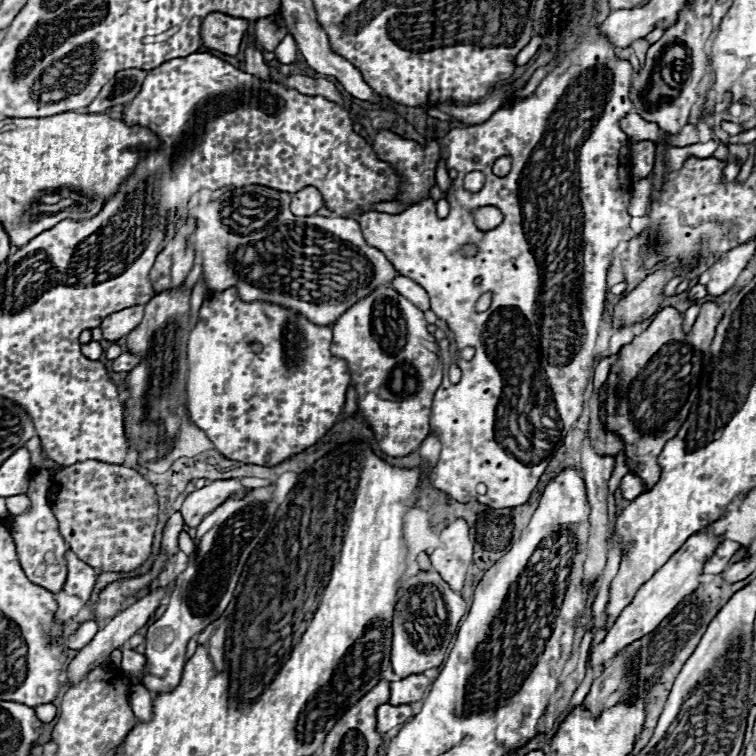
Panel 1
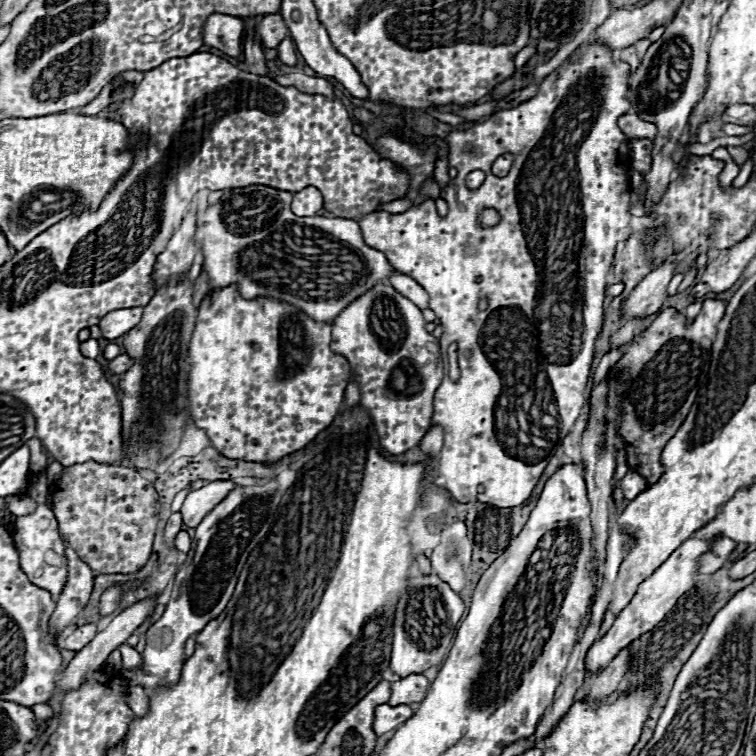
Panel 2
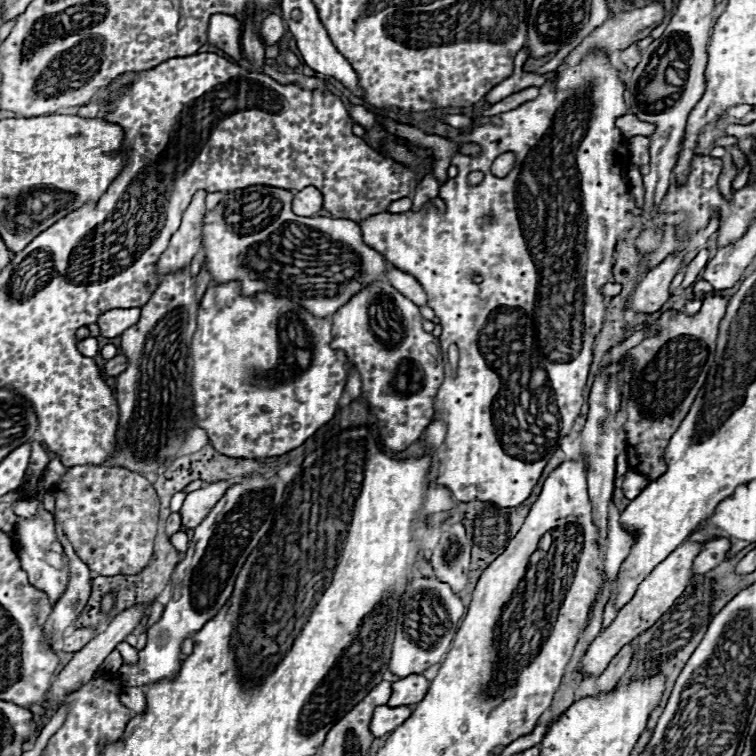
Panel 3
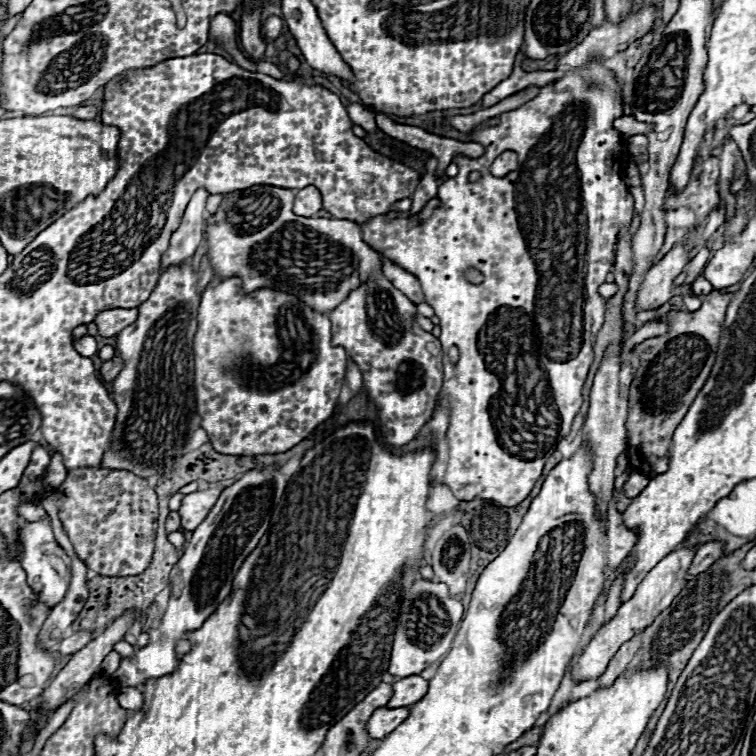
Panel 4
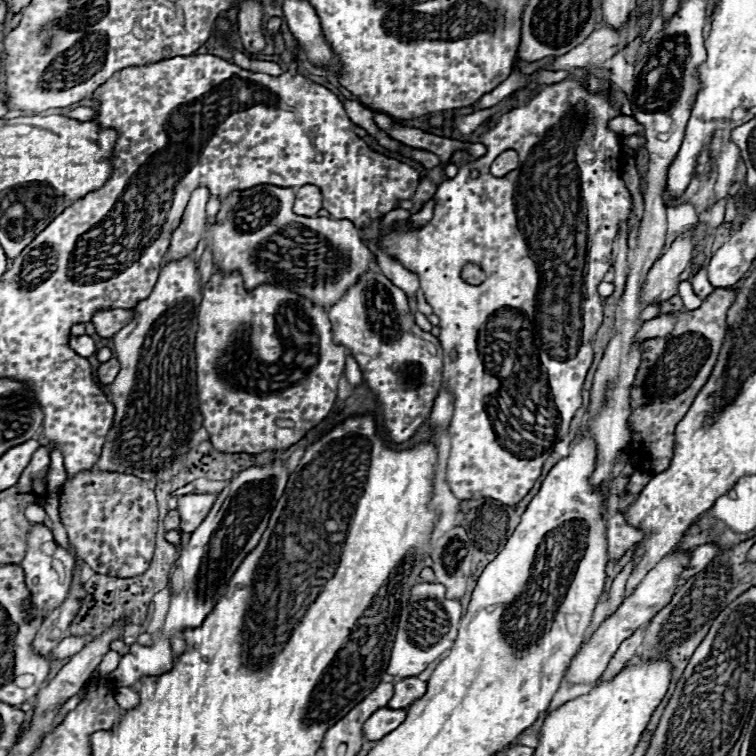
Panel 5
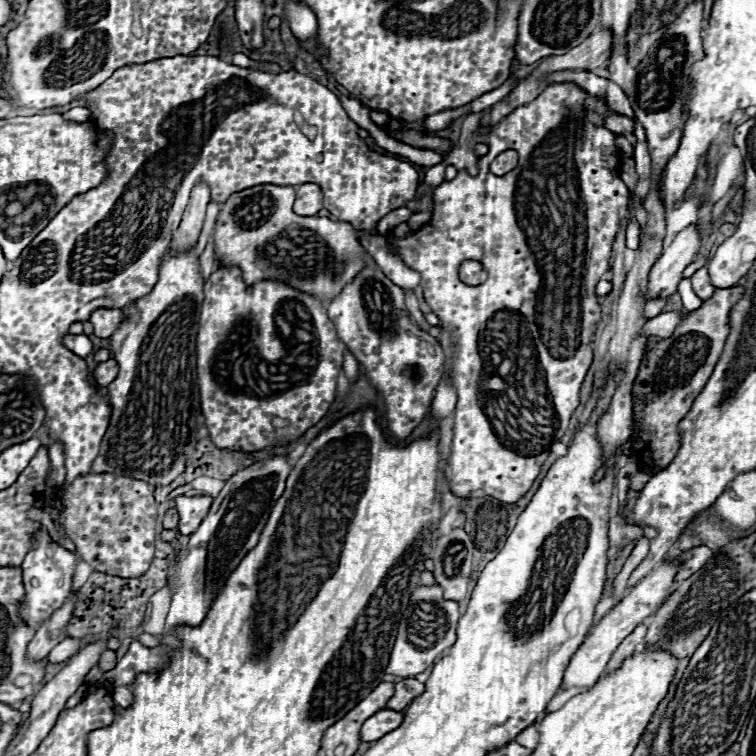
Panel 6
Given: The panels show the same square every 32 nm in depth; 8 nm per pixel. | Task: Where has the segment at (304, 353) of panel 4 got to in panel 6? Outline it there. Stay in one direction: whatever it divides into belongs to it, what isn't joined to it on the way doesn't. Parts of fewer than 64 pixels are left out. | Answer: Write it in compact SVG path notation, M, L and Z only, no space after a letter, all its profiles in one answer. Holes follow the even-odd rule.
M218 268L204 284L200 330L196 336L200 408L216 448L258 452L288 446L320 422L336 396L346 346L336 340L324 304L282 282L262 280L246 288L240 268Z

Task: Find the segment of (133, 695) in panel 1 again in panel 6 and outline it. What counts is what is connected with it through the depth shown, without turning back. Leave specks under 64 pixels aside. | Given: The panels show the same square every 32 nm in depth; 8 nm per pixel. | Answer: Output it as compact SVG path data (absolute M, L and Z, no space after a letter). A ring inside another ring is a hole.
M114 688L114 694L112 694L114 702L120 706L120 708L128 708L134 704L132 700L132 690L130 688Z

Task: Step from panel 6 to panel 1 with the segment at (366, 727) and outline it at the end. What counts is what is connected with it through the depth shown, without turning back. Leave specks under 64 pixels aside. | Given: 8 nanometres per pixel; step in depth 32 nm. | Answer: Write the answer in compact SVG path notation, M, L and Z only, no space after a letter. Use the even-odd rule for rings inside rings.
M382 704L376 710L376 718L378 718L378 732L388 732L394 726L400 726L404 722L408 722L408 718L412 716L412 710L408 704L400 704L400 706L392 706L392 704Z

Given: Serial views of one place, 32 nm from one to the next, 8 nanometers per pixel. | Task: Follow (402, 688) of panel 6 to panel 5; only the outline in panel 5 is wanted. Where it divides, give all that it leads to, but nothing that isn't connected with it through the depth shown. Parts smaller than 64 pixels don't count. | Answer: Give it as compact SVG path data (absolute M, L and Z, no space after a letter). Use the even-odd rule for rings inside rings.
M418 676L402 678L394 684L394 696L388 702L388 708L406 708L420 696L424 696L424 692L426 692L426 682L420 680Z

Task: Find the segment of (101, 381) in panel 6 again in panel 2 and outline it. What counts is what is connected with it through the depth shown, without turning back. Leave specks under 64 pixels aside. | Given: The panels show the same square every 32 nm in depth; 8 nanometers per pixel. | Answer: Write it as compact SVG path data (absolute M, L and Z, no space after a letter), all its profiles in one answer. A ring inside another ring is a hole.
M120 354L120 356L116 356L114 360L110 360L110 372L112 374L122 374L122 372L126 372L130 366L134 364L134 360L128 356L128 354Z

